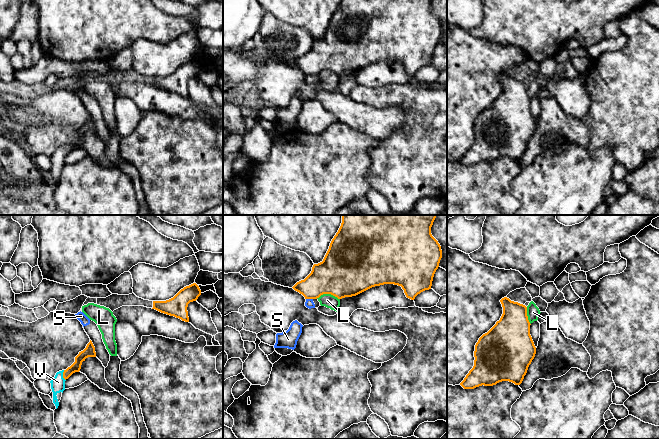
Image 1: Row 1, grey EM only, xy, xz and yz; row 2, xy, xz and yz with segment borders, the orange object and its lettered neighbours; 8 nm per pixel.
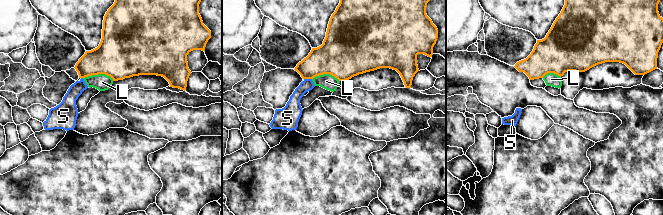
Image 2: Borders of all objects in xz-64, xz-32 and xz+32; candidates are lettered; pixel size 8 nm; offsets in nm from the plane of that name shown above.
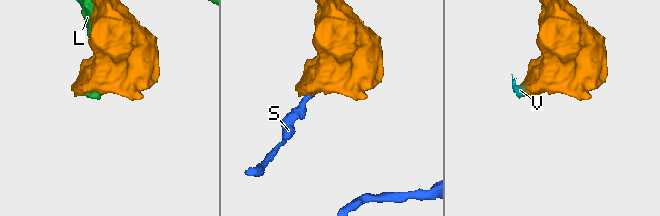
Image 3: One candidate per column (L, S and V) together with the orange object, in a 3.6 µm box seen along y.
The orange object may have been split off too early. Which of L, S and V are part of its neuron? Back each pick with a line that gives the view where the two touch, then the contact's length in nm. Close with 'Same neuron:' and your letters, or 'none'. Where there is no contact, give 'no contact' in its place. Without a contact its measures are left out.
V: meets orange in xy; contact 90 nm long
Same neuron: V

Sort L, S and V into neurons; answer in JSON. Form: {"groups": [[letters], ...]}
{"groups": [["L"], ["S"], ["V"]]}

